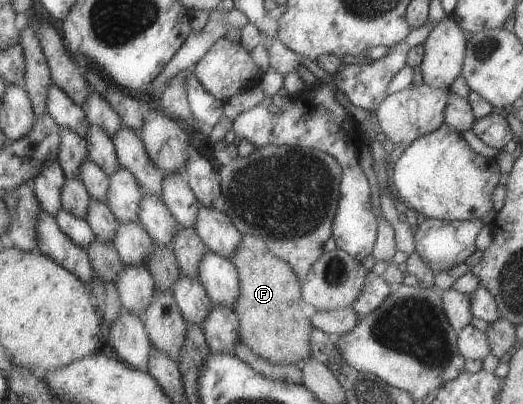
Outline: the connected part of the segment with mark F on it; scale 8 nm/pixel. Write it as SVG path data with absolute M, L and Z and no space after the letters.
M242 235L241 241L228 260L235 266L238 275L238 298L232 310L238 323L238 340L256 356L271 363L295 363L309 357L309 336L312 325L302 310L300 284L287 262L269 253L265 242L252 235Z

